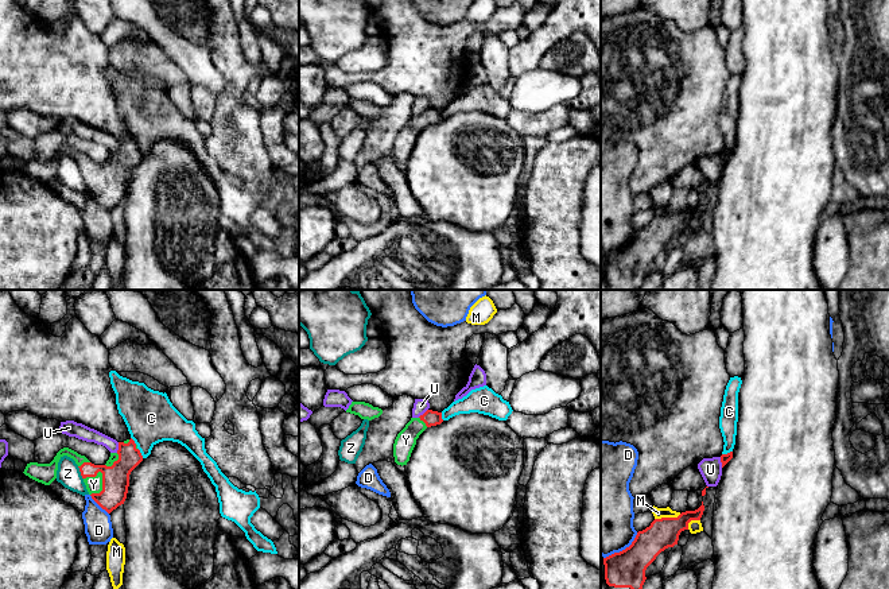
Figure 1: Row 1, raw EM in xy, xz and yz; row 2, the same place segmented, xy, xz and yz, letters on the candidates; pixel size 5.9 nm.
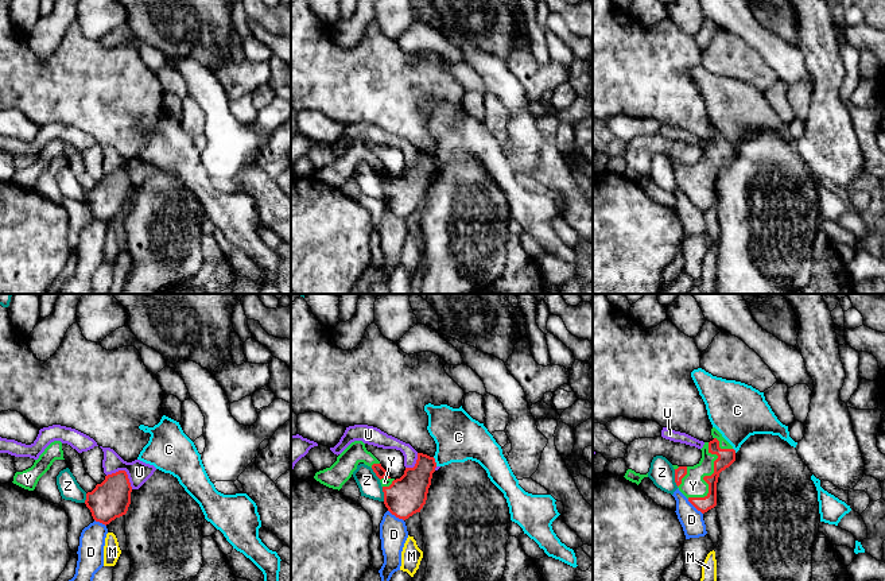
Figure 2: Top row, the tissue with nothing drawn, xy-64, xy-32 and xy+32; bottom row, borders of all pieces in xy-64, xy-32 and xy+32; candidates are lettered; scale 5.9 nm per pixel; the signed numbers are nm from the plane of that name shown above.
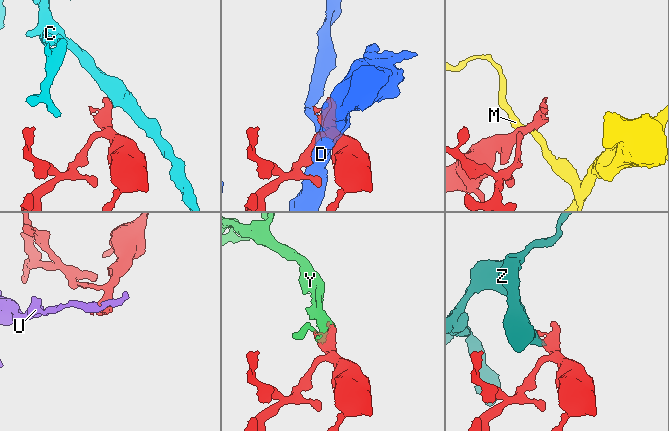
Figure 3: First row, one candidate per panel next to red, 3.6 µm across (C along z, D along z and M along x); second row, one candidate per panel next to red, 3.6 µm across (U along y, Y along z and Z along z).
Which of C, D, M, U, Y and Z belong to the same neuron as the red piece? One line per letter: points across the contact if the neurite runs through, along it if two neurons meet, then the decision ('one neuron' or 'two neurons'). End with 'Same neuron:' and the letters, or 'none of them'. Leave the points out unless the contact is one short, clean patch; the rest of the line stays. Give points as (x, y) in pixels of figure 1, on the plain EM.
C: border yz (732, 148), (722, 152); two neurons
D: two neurons
M: border yz (680, 212), (655, 217); two neurons
U: two neurons
Y: one neuron
Z: border xy (77, 165), (82, 177); two neurons
Same neuron: Y

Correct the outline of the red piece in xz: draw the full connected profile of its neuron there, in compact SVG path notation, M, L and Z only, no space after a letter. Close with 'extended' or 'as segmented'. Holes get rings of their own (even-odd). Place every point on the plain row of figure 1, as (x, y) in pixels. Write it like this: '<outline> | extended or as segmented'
M427 108L419 116L411 116L405 125L397 132L393 142L393 155L397 163L407 163L419 133L431 124L443 120L442 111Z | extended

